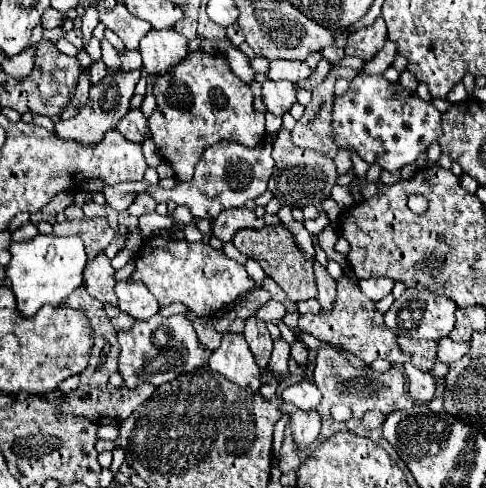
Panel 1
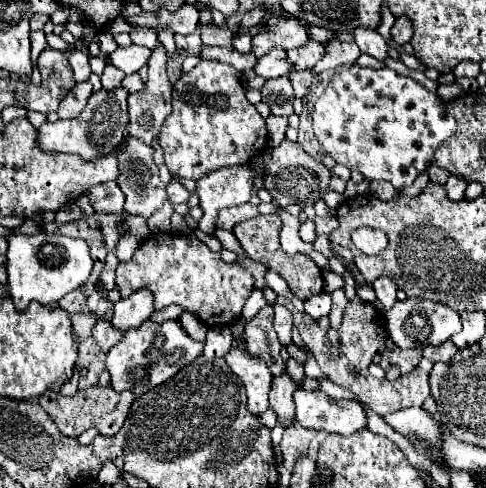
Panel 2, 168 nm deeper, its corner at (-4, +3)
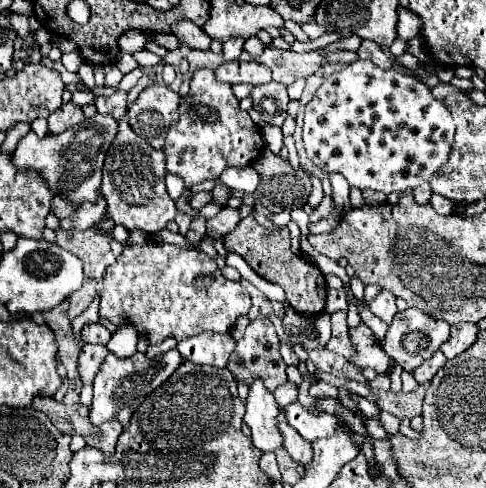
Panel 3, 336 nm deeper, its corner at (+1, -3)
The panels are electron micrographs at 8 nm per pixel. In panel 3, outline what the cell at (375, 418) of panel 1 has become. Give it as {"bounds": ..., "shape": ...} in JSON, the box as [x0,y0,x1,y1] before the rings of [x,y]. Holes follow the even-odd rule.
{"bounds":[286,402,348,442],"shape":[[[300,402],[290,404],[286,408],[286,416],[288,416],[290,426],[294,430],[298,430],[300,436],[308,442],[314,442],[314,440],[324,438],[324,436],[334,436],[334,432],[338,428],[348,430],[346,426],[340,424],[340,420],[336,416],[330,416],[330,414],[314,410],[314,408],[306,408]]]}

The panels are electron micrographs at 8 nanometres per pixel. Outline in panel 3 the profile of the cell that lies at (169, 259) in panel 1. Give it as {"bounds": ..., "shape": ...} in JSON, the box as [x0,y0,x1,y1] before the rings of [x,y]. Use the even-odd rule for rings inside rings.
{"bounds":[100,244,248,344],"shape":[[[176,244],[126,246],[116,264],[106,270],[100,290],[100,316],[112,324],[128,318],[140,334],[150,336],[150,344],[166,336],[184,340],[204,330],[226,334],[236,318],[248,314],[248,310],[248,292],[240,282],[226,280],[214,258]]]}

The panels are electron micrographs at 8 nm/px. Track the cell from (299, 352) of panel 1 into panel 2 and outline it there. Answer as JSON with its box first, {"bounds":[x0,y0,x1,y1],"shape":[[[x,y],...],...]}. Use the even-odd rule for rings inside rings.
{"bounds":[287,358,305,386],"shape":[[[289,358],[289,360],[287,360],[287,374],[291,374],[291,378],[295,378],[297,386],[301,386],[305,374],[303,374],[303,366],[301,366],[295,358]]]}

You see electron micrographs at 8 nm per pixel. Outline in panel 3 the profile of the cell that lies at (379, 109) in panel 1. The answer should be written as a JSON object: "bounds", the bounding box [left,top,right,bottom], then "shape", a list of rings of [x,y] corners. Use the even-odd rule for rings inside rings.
{"bounds":[293,60,454,194],"shape":[[[356,60],[350,64],[340,64],[340,69],[333,71],[330,70],[329,74],[325,73],[323,64],[319,70],[313,75],[306,78],[306,86],[300,94],[300,98],[294,98],[301,104],[299,107],[297,118],[296,118],[296,129],[293,134],[294,140],[302,140],[304,144],[304,152],[310,160],[310,166],[304,166],[304,168],[311,174],[313,167],[318,166],[322,170],[326,170],[327,174],[332,172],[340,172],[350,186],[356,186],[360,190],[364,188],[370,188],[370,190],[378,190],[378,192],[384,192],[384,194],[392,194],[392,192],[406,192],[406,190],[414,190],[416,186],[420,186],[422,182],[426,182],[432,174],[436,174],[442,164],[448,160],[448,154],[450,154],[450,146],[452,146],[452,140],[454,140],[454,120],[450,116],[450,112],[446,110],[446,106],[442,102],[438,102],[430,88],[426,84],[422,84],[420,80],[414,80],[410,76],[404,76],[400,72],[394,72],[394,70],[382,70],[382,68],[376,68],[372,62],[364,62],[364,60]]]}

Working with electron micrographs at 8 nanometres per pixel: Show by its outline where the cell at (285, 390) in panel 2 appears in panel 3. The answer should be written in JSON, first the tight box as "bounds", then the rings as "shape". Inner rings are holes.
{"bounds":[278,408,312,466],"shape":[[[280,408],[280,414],[278,414],[278,430],[282,432],[282,438],[284,438],[284,448],[288,450],[288,454],[300,462],[302,466],[306,466],[310,460],[312,460],[312,448],[310,448],[310,442],[302,440],[302,436],[298,436],[298,432],[294,428],[290,428],[288,420],[286,420],[286,410]]]}

